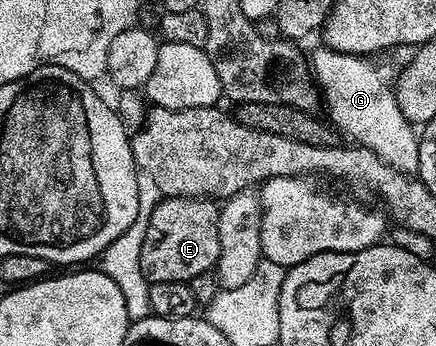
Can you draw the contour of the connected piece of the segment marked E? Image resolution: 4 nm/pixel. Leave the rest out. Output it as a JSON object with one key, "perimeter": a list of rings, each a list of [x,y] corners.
{"perimeter":[[[166,198],[150,212],[146,236],[140,242],[140,267],[149,283],[178,280],[191,283],[194,276],[212,270],[220,255],[220,206],[210,198]]]}

